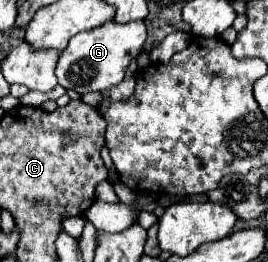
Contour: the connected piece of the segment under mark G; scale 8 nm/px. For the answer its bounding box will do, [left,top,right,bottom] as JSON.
[55,20,147,94]

